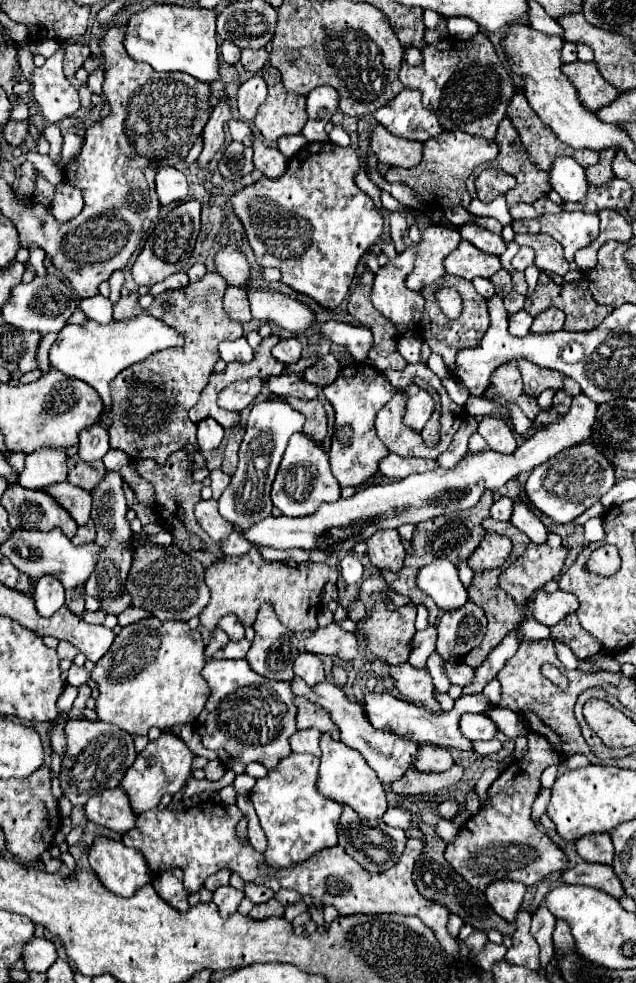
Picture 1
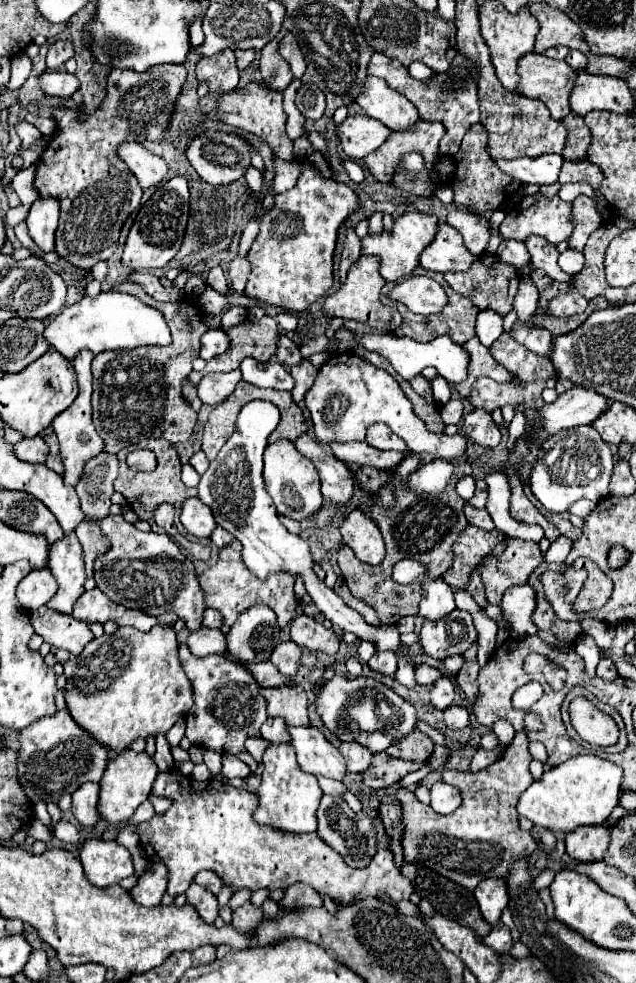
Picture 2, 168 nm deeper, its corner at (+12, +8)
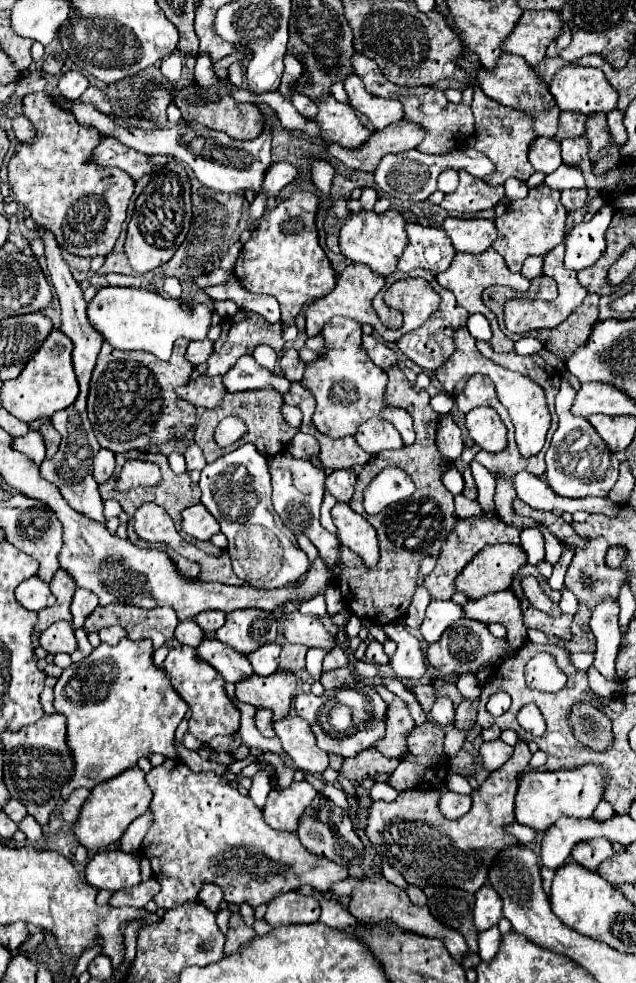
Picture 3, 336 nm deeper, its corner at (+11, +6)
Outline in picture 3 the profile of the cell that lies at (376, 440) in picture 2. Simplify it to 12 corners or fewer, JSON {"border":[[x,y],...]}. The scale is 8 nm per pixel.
{"border":[[383,419],[365,421],[355,441],[369,455],[403,447]]}

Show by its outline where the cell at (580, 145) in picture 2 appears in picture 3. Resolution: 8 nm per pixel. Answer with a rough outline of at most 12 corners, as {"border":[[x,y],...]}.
{"border":[[577,111],[559,115],[557,137],[577,137],[585,133],[587,115]]}

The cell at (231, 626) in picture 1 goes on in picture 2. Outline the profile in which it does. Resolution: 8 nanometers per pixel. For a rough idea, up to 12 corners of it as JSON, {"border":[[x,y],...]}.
{"border":[[216,609],[204,611],[204,627],[222,627],[222,615]]}

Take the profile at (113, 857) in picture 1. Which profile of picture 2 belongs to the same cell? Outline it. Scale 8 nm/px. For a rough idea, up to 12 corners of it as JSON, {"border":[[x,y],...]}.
{"border":[[86,841],[80,861],[96,887],[134,875],[128,849]]}

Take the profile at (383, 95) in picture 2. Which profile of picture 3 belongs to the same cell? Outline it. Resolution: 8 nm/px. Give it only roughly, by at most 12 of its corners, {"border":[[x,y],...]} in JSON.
{"border":[[345,79],[351,107],[375,129],[401,121],[401,103],[371,95]]}

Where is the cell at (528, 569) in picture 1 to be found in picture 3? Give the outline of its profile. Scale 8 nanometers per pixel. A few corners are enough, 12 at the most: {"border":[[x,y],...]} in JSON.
{"border":[[489,545],[459,573],[469,599],[505,591],[527,563],[517,545]]}

